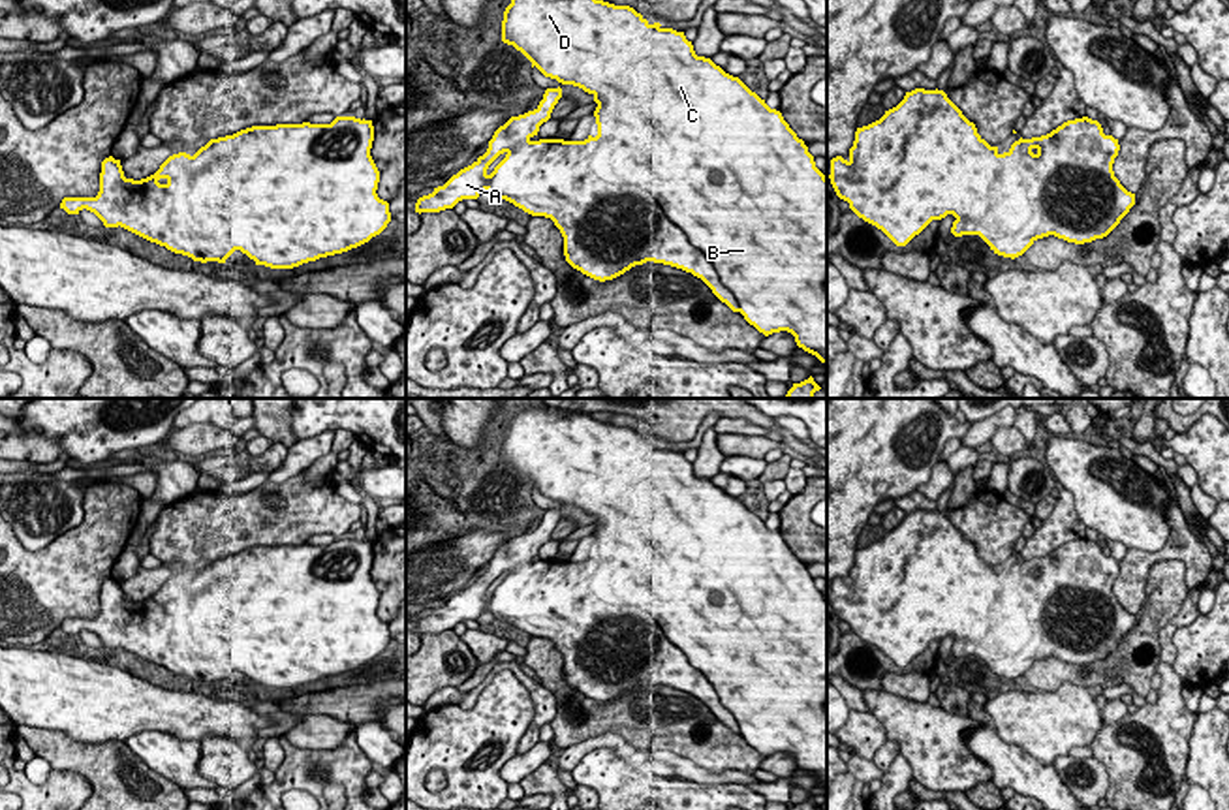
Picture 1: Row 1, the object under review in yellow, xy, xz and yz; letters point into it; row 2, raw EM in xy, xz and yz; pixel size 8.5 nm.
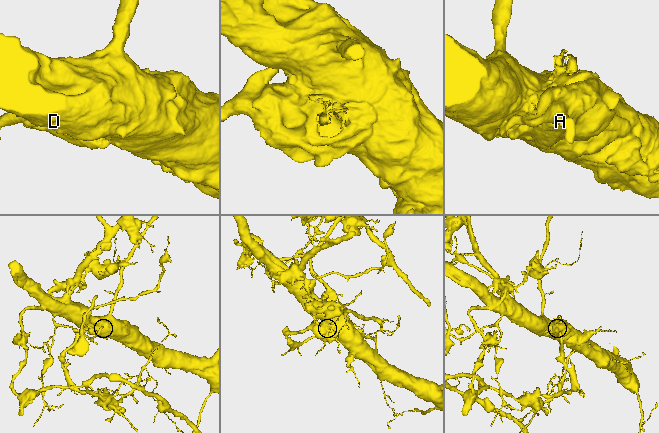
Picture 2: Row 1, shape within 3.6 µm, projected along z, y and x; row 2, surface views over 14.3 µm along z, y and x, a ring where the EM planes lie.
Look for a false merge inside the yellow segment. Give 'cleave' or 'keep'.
cleave

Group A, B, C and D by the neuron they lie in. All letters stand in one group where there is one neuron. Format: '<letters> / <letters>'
A / B C D

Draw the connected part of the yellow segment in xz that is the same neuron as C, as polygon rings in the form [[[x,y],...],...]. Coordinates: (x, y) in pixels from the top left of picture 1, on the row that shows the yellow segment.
[[[511,0],[504,11],[502,41],[521,51],[545,77],[594,96],[598,135],[588,139],[613,156],[601,165],[607,179],[620,179],[658,201],[714,265],[750,325],[765,336],[791,333],[799,348],[827,365],[827,177],[780,111],[710,58],[697,56],[684,32],[650,24],[630,6]]]

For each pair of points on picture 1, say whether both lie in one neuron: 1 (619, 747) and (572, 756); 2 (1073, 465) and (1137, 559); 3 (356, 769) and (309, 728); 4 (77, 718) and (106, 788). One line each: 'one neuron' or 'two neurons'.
1: one neuron
2: two neurons
3: two neurons
4: two neurons

